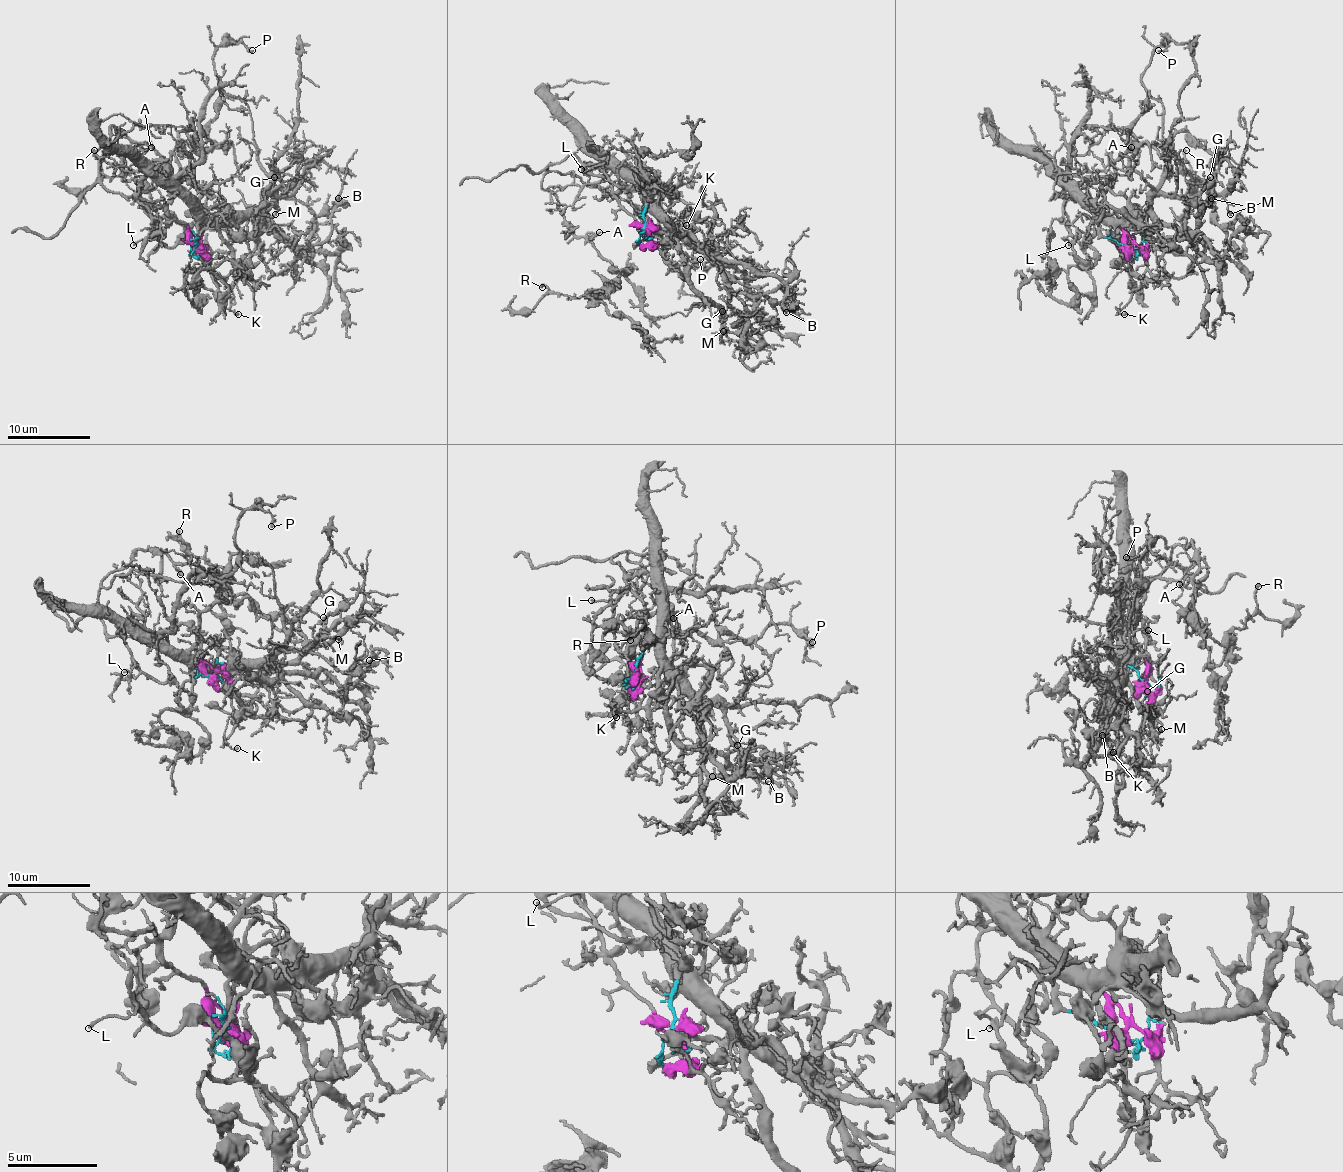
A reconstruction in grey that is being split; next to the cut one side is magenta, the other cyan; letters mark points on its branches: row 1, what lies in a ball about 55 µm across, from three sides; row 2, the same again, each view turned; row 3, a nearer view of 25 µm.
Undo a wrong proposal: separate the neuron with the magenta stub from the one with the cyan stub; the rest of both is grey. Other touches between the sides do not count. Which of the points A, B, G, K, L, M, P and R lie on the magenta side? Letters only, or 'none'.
A, L, P, R

